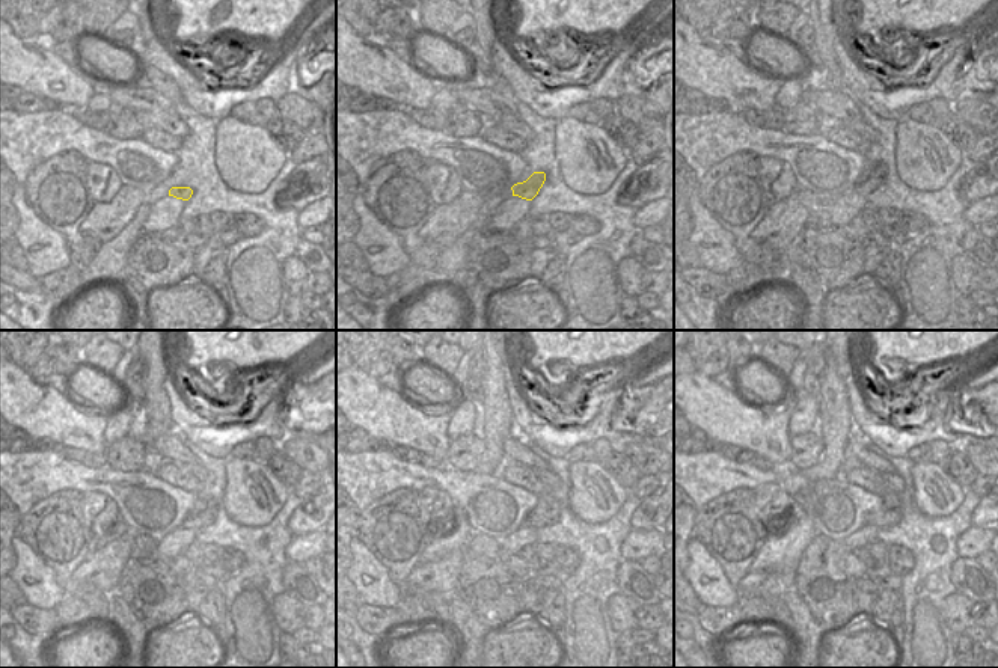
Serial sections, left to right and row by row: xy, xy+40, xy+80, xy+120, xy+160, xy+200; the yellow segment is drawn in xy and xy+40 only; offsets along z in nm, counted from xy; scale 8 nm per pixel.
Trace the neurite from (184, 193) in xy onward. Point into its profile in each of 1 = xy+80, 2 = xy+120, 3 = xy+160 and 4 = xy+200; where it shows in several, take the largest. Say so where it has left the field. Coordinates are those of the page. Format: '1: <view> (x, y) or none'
1: xy+80 (875, 175)
2: xy+120 (204, 511)
3: xy+160 (547, 511)
4: xy+200 (890, 511)

